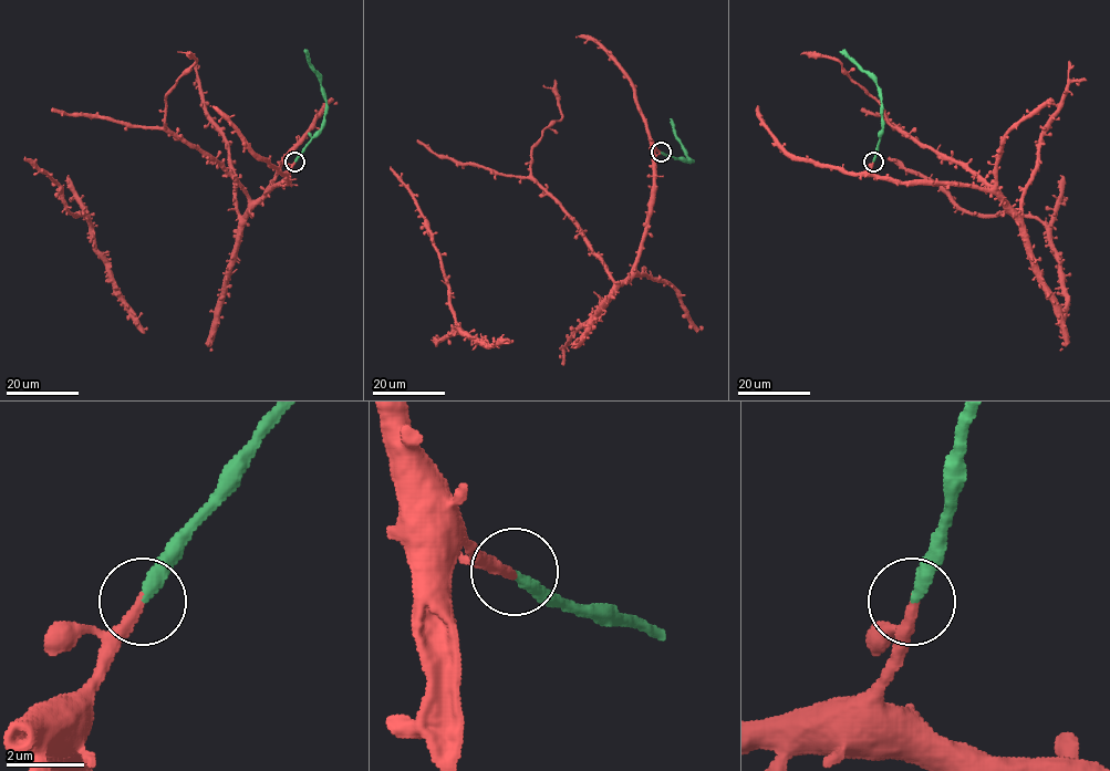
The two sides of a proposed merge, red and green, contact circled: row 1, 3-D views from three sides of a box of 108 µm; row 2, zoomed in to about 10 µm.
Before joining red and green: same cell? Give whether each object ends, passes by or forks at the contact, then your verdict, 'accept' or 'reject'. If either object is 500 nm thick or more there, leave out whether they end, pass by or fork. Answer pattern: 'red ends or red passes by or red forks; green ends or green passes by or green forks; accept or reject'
red ends; green ends; reject

